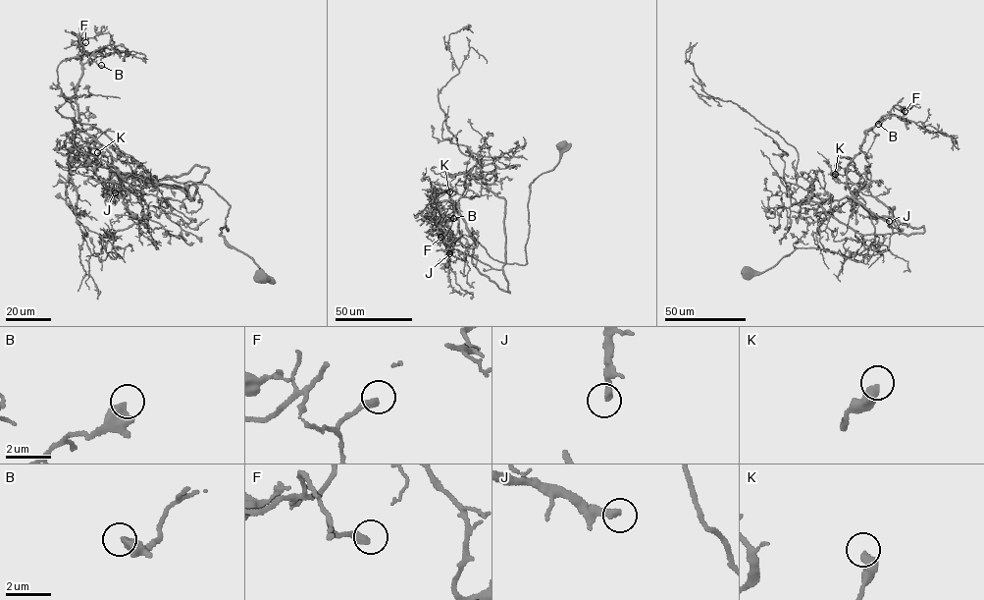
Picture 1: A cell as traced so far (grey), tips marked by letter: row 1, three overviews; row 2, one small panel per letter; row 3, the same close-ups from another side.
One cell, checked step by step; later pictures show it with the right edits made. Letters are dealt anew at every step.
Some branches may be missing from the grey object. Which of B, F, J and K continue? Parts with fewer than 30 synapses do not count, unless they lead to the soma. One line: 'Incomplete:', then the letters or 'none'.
Incomplete: J

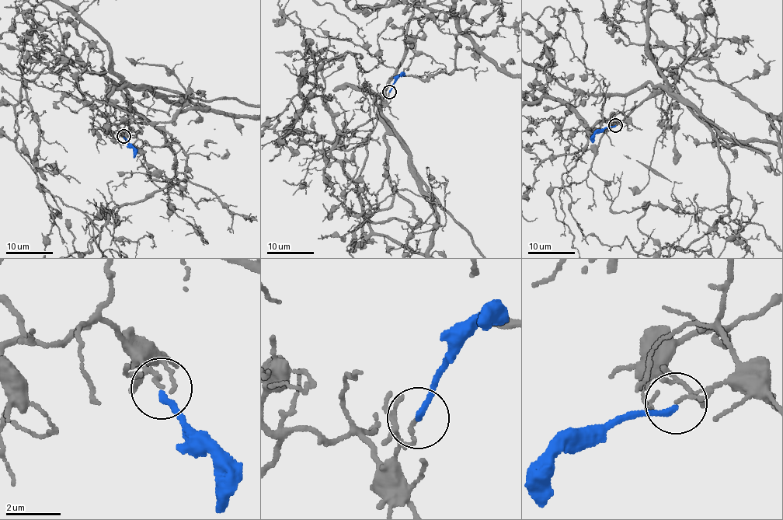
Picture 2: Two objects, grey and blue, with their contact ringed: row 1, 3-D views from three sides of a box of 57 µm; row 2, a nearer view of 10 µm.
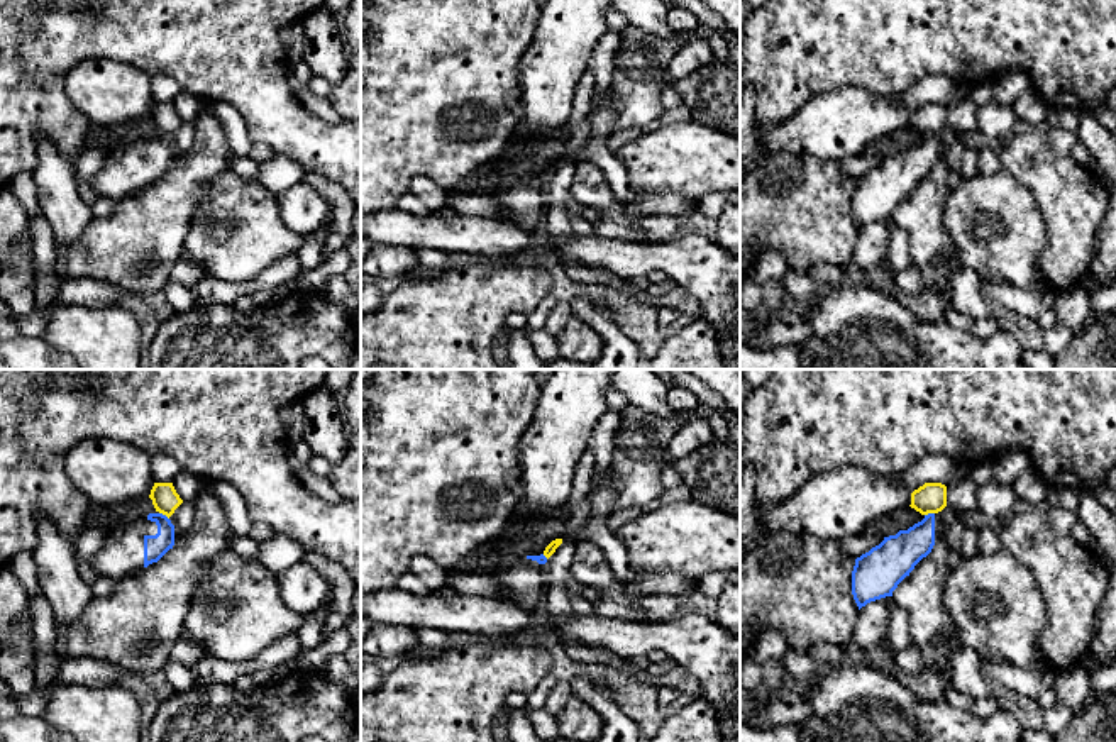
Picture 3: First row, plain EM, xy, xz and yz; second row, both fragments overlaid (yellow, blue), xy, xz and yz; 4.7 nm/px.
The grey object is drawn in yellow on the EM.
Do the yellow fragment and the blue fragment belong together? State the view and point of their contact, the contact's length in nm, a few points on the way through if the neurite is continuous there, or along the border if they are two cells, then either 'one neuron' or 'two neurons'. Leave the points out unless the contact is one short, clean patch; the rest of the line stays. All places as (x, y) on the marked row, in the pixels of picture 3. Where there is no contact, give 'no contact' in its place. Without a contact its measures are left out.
xy (165, 514) | 60 nm | along xy (160, 512), (168, 519) | two neurons

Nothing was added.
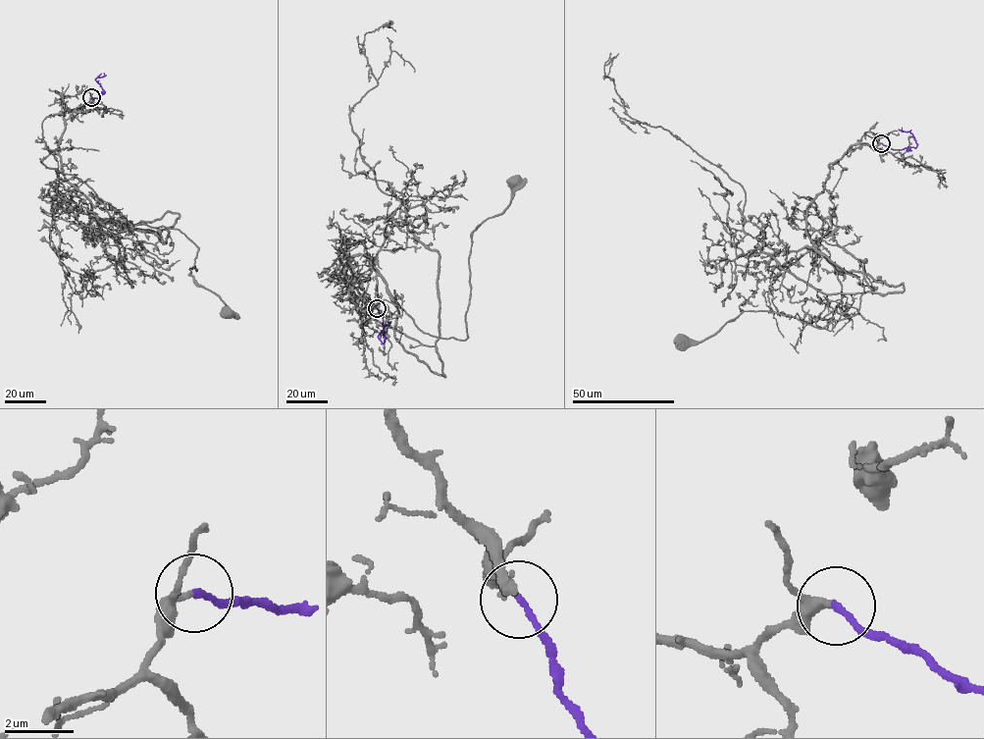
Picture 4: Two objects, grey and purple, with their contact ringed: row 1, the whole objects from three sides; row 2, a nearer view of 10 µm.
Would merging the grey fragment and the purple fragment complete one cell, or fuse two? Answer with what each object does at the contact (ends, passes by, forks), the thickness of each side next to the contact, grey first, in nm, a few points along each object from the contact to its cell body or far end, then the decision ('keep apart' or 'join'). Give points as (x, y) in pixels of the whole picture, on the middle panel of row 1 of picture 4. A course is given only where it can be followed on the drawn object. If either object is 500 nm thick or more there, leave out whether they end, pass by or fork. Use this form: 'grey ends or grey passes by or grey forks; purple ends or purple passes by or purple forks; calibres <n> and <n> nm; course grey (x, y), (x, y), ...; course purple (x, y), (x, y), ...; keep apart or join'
grey passes by; purple ends; calibres 180 and 180 nm; course grey (377, 308), (344, 266), (355, 255), (374, 260), (420, 330), (466, 339), (471, 232), (503, 211), (513, 181); course purple (377, 308), (383, 319), (382, 343), (378, 336), (391, 322); join

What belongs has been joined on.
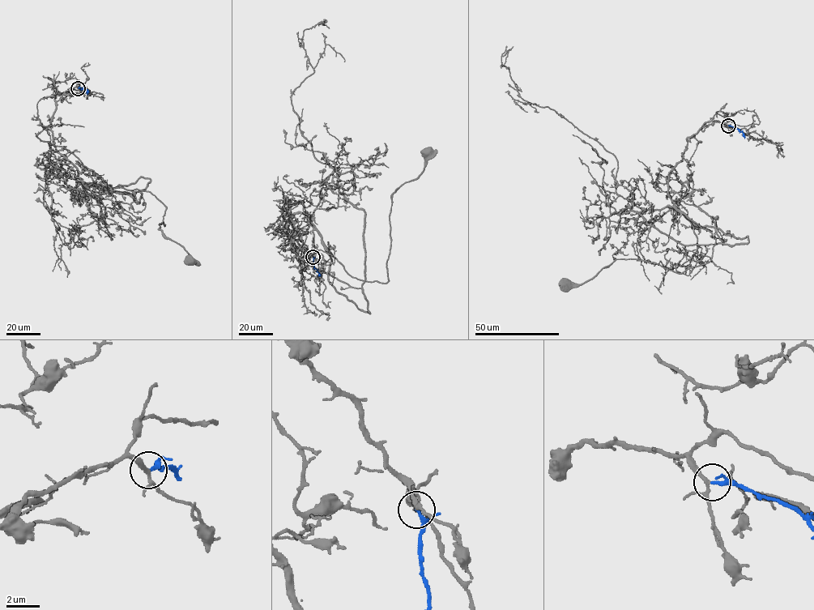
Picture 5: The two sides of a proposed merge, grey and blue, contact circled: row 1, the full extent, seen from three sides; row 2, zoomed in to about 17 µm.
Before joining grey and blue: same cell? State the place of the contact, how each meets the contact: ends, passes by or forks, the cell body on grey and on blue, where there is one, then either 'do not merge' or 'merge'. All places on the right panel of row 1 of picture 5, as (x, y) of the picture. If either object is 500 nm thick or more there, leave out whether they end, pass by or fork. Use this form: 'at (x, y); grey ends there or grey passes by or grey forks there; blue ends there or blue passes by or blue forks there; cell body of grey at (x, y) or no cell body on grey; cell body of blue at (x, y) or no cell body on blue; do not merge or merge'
at (728, 125); grey forks there; blue passes by; cell body of grey at (564, 283); no cell body on blue; merge

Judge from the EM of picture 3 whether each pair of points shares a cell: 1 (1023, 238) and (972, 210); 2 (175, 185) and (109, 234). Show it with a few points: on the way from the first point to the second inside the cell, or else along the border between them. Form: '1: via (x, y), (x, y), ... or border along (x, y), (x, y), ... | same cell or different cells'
1: via (1011, 236), (1006, 236), (984, 215) | same cell
2: via (158, 202), (126, 234) | same cell

